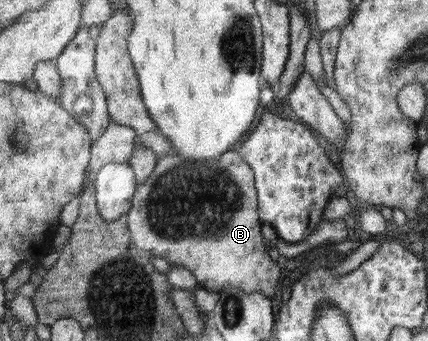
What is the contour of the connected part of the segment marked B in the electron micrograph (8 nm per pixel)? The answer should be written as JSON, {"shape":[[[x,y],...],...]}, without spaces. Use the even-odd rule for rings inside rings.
{"shape":[[[239,150],[225,151],[226,155],[221,155],[220,158],[212,158],[207,160],[192,160],[182,157],[180,154],[173,156],[166,156],[159,158],[154,173],[150,175],[148,180],[144,181],[144,184],[140,184],[137,187],[136,195],[132,203],[132,210],[128,212],[126,217],[129,219],[129,231],[131,238],[136,247],[145,249],[150,252],[154,257],[162,257],[167,260],[171,265],[178,265],[187,267],[197,279],[197,282],[201,287],[208,289],[208,291],[221,292],[228,287],[238,287],[246,292],[254,293],[255,291],[261,291],[266,297],[274,297],[276,293],[276,287],[280,283],[280,277],[282,277],[282,267],[278,265],[270,253],[268,253],[269,247],[267,241],[262,235],[262,221],[259,218],[259,194],[257,191],[257,184],[255,181],[254,169],[246,162],[241,156]]]}

